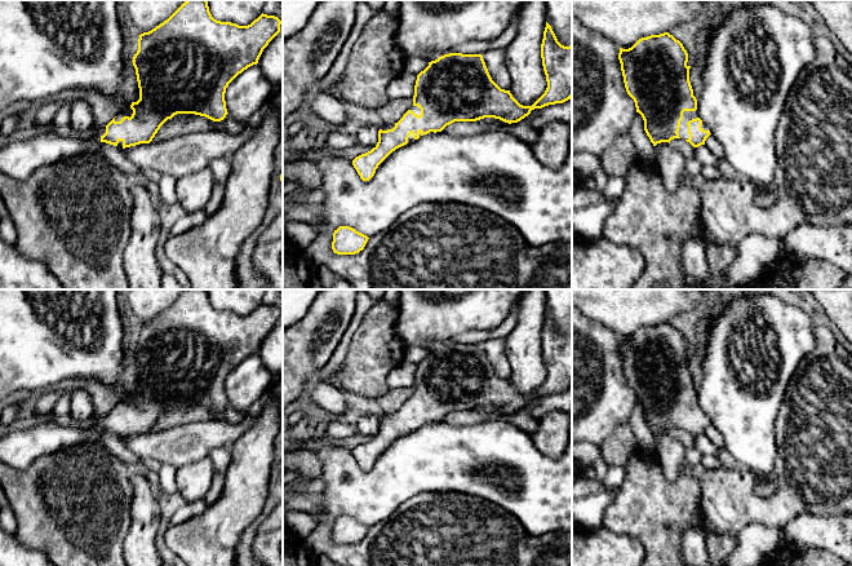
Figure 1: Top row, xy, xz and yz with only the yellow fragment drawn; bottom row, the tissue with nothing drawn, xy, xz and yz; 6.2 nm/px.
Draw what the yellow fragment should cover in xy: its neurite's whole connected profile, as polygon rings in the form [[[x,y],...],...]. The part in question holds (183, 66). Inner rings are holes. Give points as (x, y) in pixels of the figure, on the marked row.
[[[186,0],[167,21],[138,39],[138,50],[133,57],[139,100],[130,109],[119,111],[103,128],[97,129],[90,138],[96,145],[106,142],[119,147],[150,143],[160,127],[177,114],[195,114],[213,121],[226,118],[225,93],[228,84],[244,70],[257,65],[263,49],[280,32],[281,21],[275,16],[261,14],[248,26],[221,22],[212,17],[207,0]]]

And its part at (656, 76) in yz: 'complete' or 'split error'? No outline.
split error

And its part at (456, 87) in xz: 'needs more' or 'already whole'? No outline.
needs more

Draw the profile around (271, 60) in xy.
[[[279,32],[263,49],[257,63],[265,79],[276,87],[283,87],[283,32]]]

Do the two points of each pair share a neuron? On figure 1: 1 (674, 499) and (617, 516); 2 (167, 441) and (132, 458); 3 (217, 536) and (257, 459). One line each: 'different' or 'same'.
1: same
2: different
3: same

